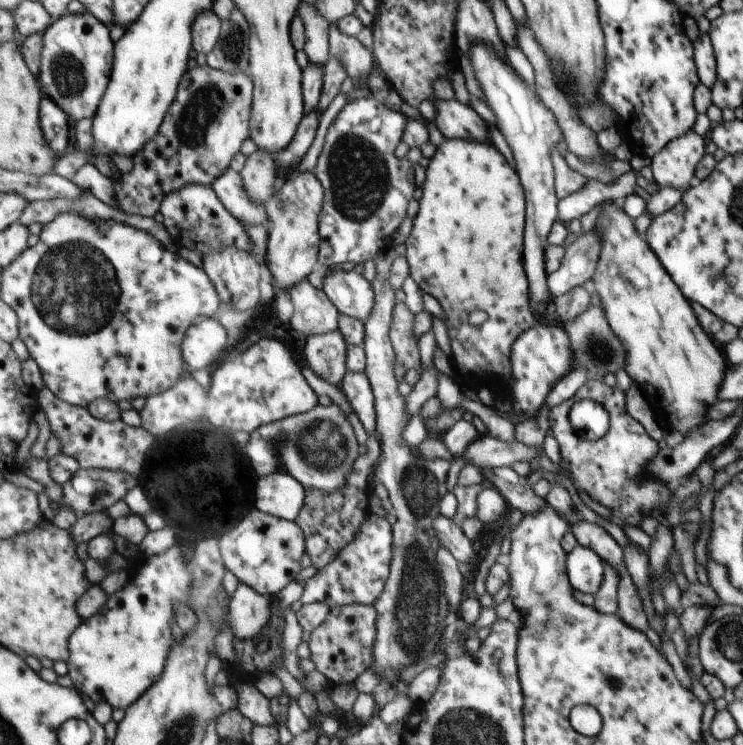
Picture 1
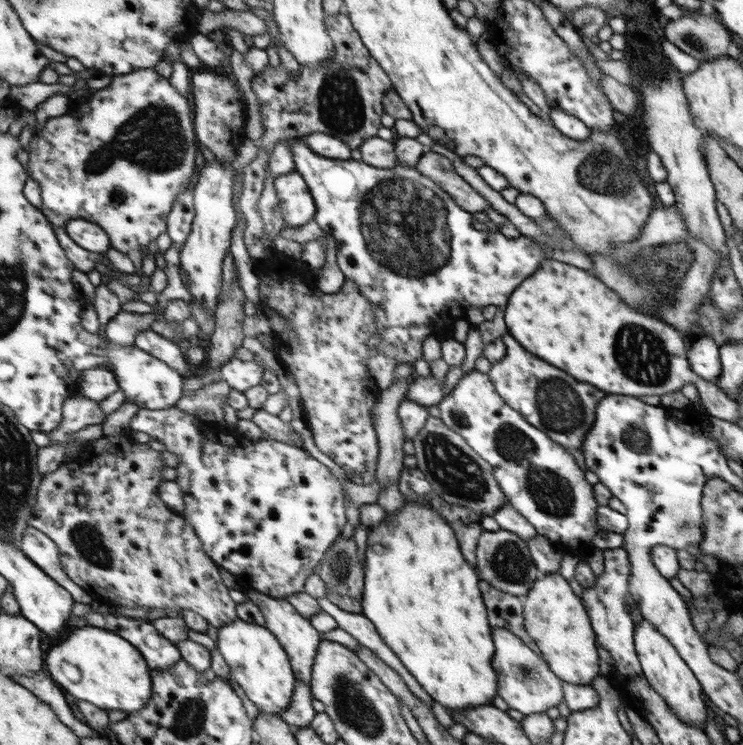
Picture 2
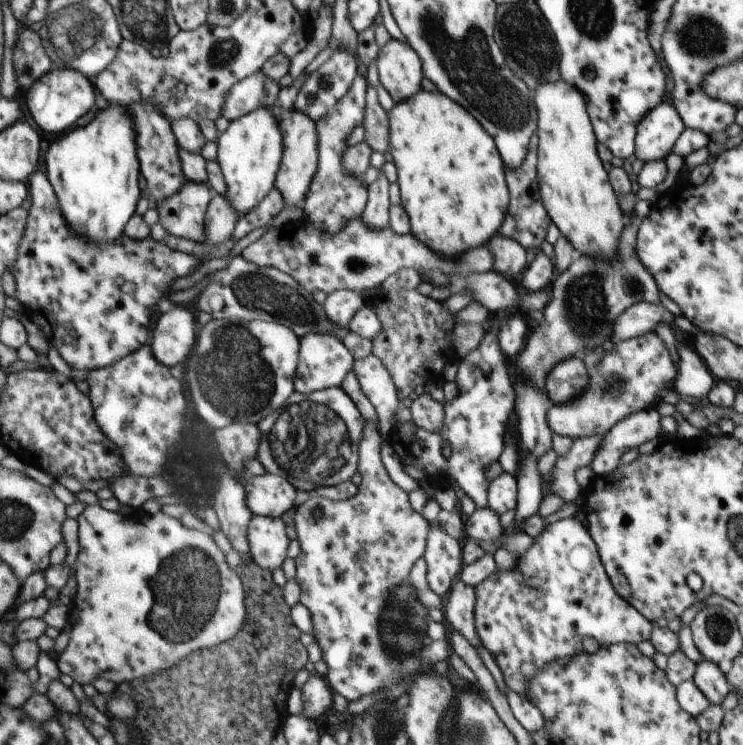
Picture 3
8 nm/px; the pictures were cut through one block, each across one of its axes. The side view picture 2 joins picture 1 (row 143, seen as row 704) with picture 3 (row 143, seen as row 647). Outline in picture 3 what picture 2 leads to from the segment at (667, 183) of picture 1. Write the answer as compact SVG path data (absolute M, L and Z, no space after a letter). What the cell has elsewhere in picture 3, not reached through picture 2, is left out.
M660 104L656 112L640 124L640 140L636 140L636 158L644 163L665 160L684 132L684 121L675 106Z

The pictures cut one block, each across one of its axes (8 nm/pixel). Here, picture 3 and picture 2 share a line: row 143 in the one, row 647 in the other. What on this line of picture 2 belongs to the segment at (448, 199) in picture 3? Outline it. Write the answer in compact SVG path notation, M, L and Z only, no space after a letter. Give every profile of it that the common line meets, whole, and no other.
M408 502L402 506L399 512L387 514L385 520L371 526L368 533L368 549L366 550L365 563L365 585L364 595L362 595L362 615L374 624L376 631L382 640L396 653L402 664L409 670L409 673L422 685L428 692L432 700L439 702L449 712L452 709L468 709L476 705L490 705L496 696L499 696L499 675L496 674L494 666L495 640L490 638L489 620L486 620L486 608L482 602L483 592L478 588L478 576L472 566L464 560L455 530L449 525L445 518L437 510L432 510L430 506L422 506L418 502Z

